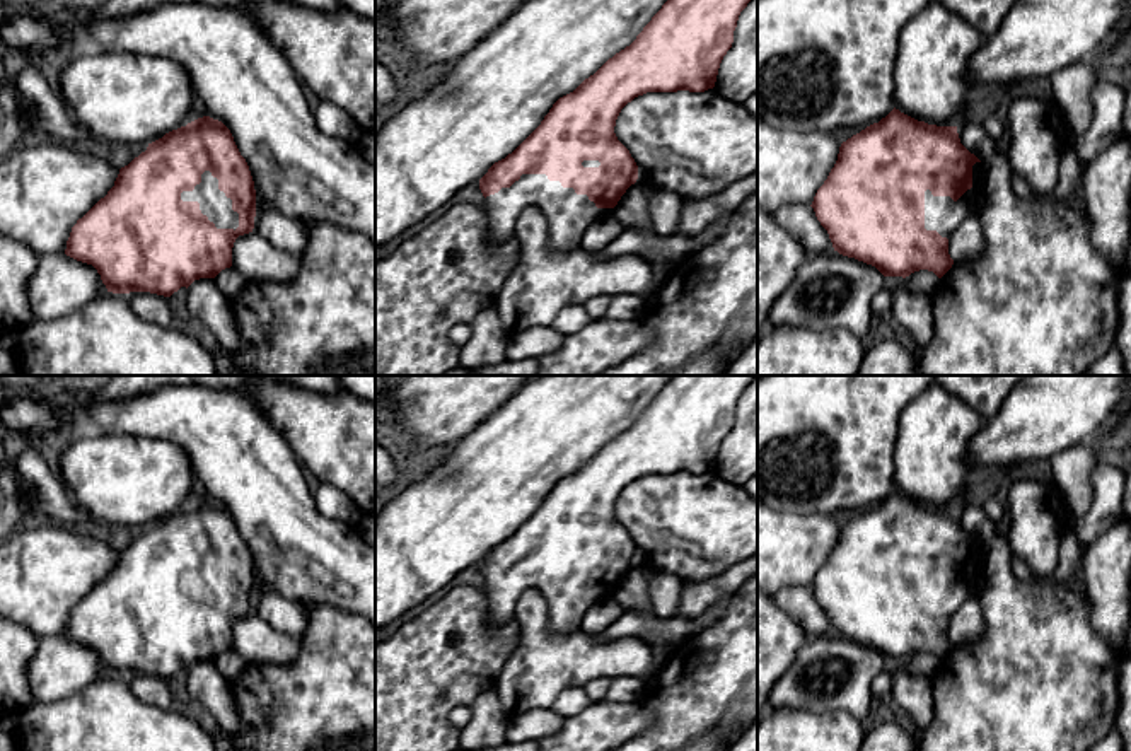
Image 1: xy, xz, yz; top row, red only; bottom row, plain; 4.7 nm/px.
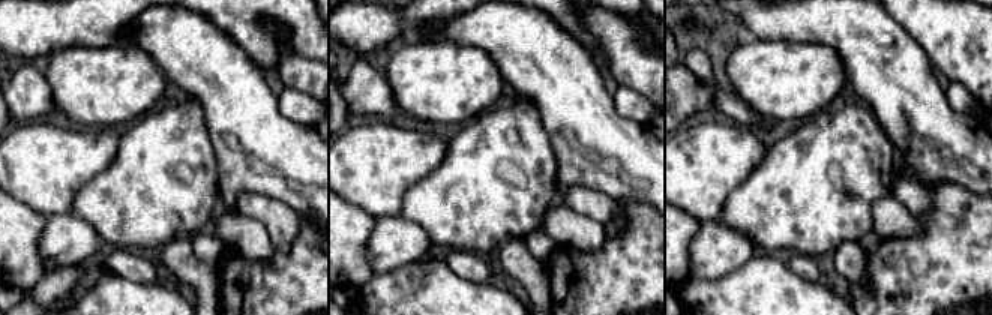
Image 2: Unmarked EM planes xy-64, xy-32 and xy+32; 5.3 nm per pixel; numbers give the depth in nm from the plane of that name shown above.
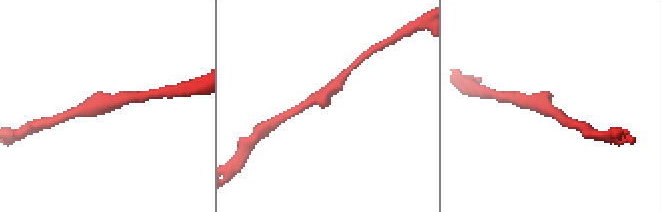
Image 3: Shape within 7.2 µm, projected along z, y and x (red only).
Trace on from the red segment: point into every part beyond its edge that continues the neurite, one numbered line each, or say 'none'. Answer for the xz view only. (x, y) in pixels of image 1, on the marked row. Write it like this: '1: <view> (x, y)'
1: xz (568, 215)

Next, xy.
1: xy (214, 203)

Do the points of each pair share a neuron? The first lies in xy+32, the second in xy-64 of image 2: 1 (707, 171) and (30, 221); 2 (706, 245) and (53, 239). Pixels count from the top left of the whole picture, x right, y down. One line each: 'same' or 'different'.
1: different
2: same

